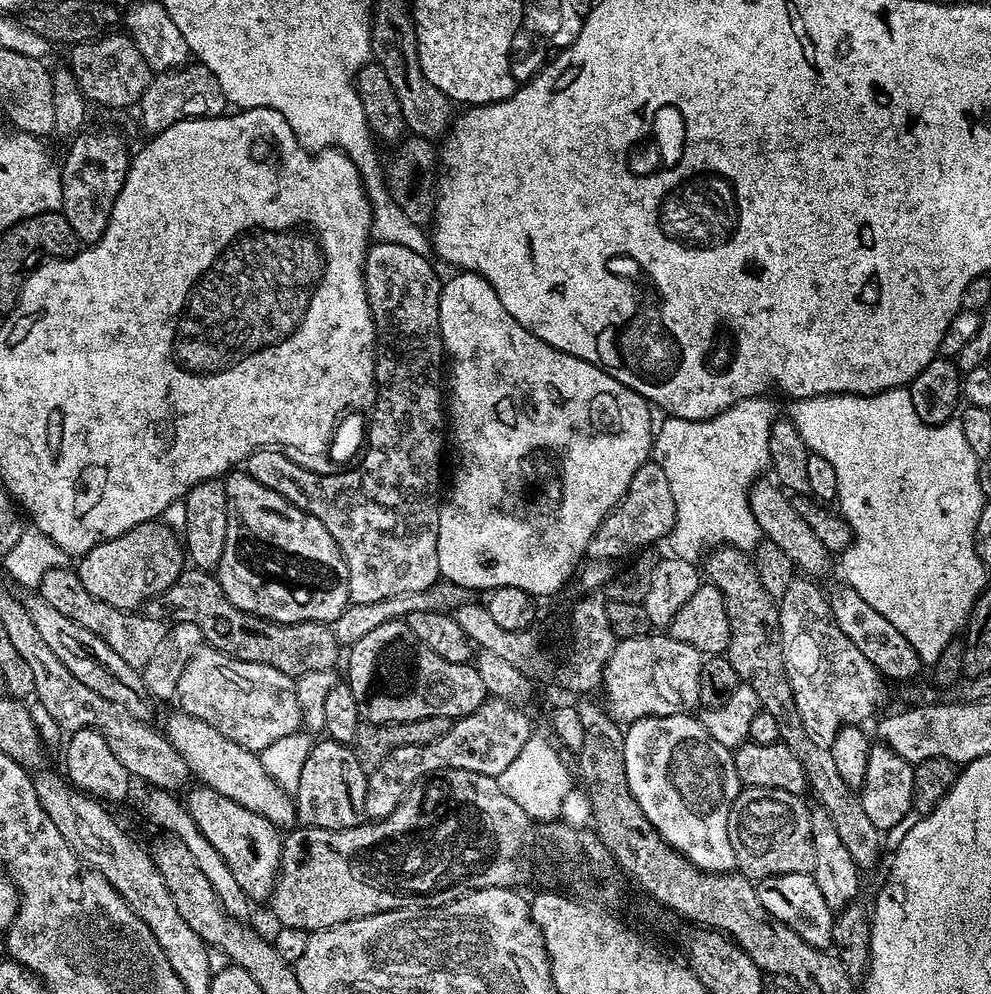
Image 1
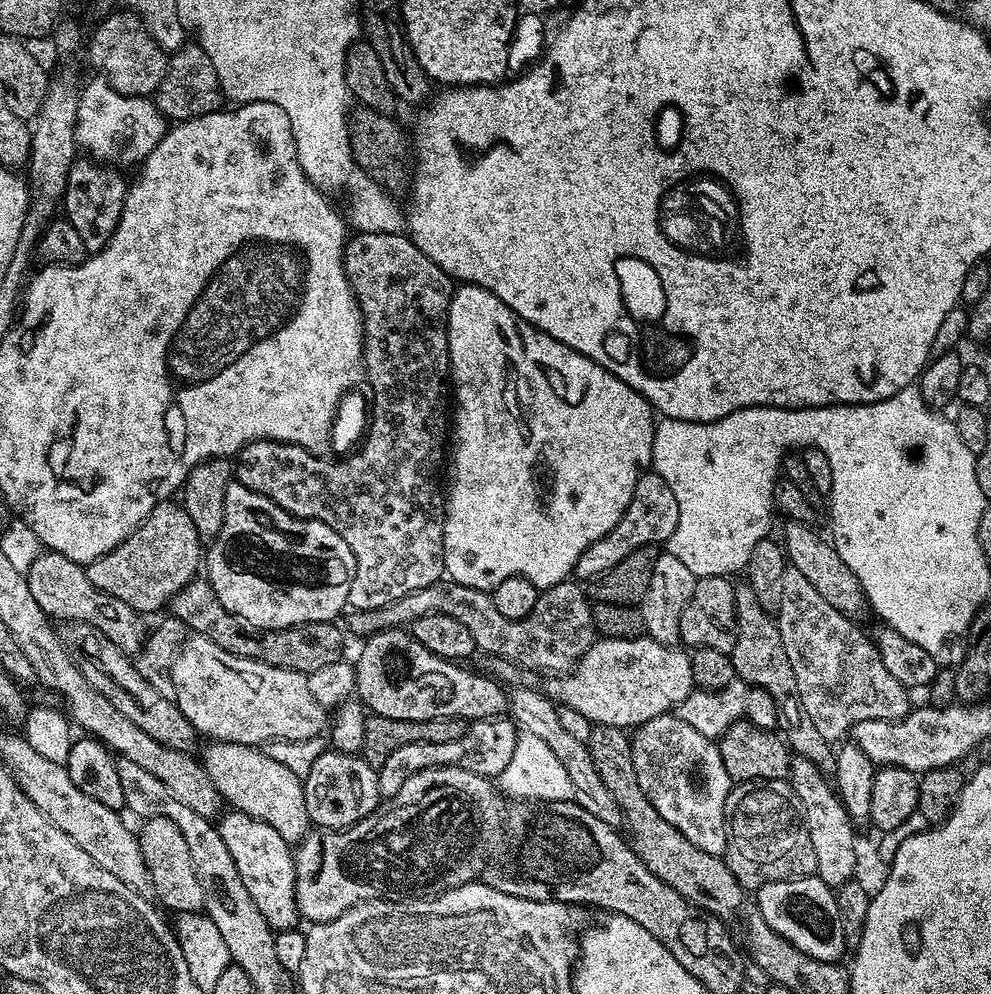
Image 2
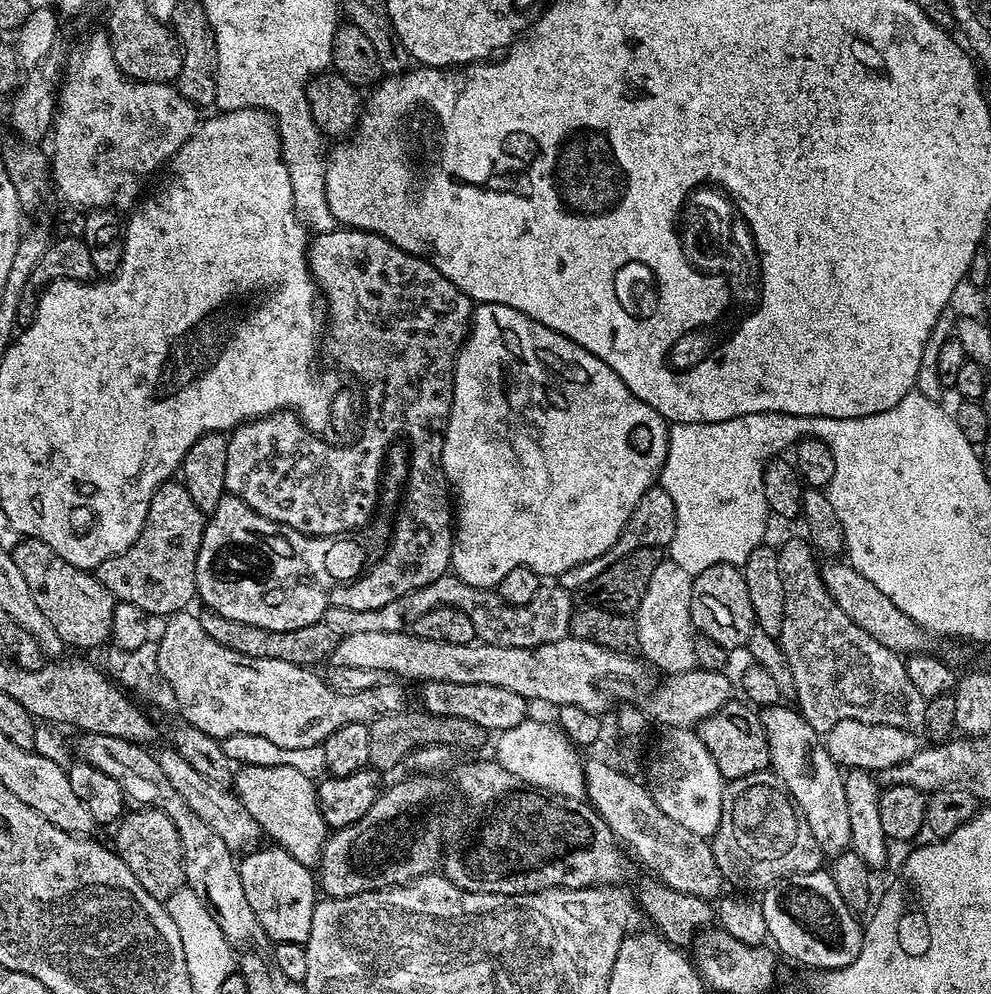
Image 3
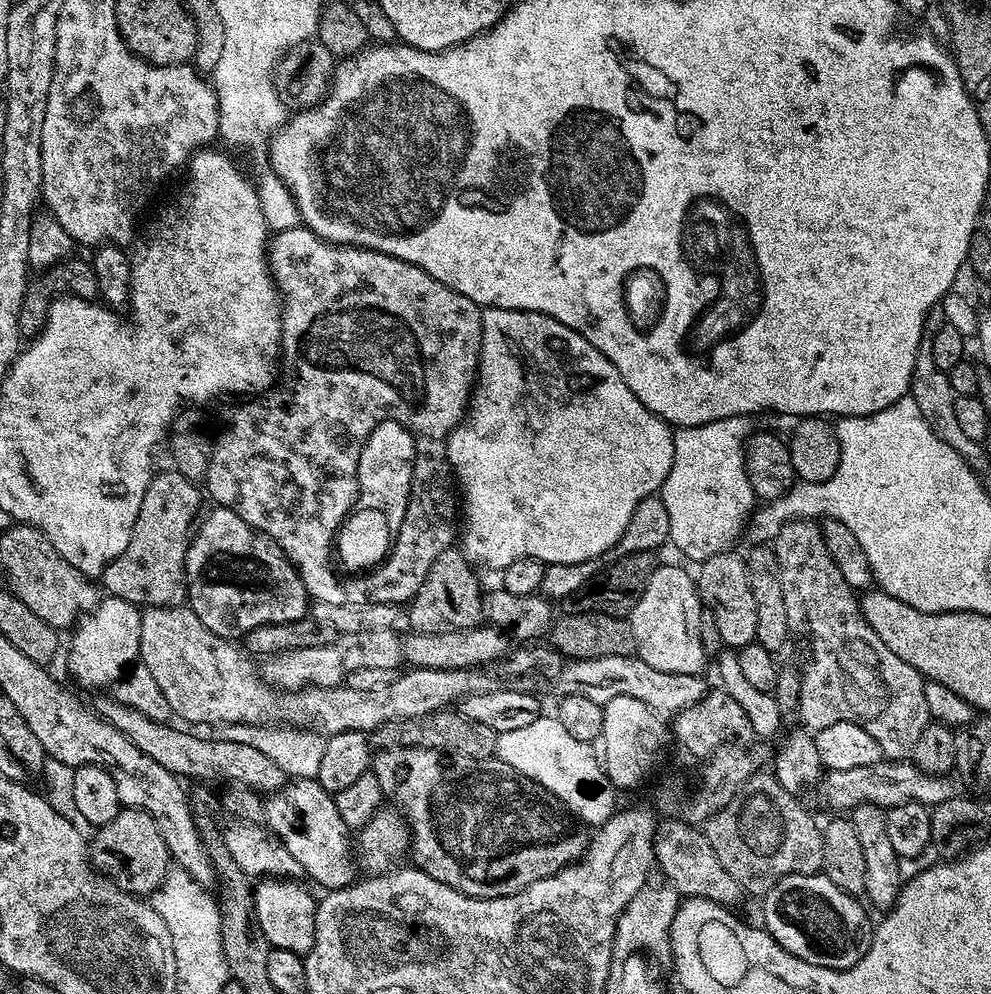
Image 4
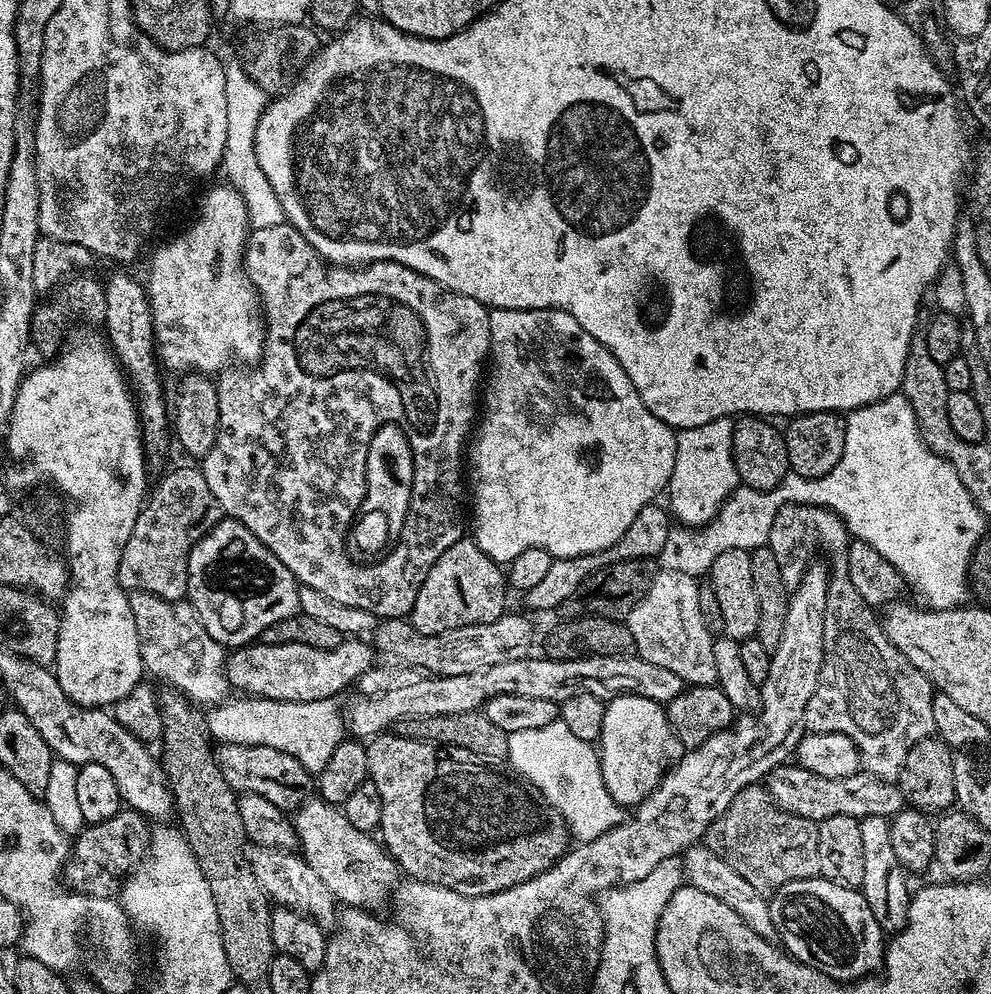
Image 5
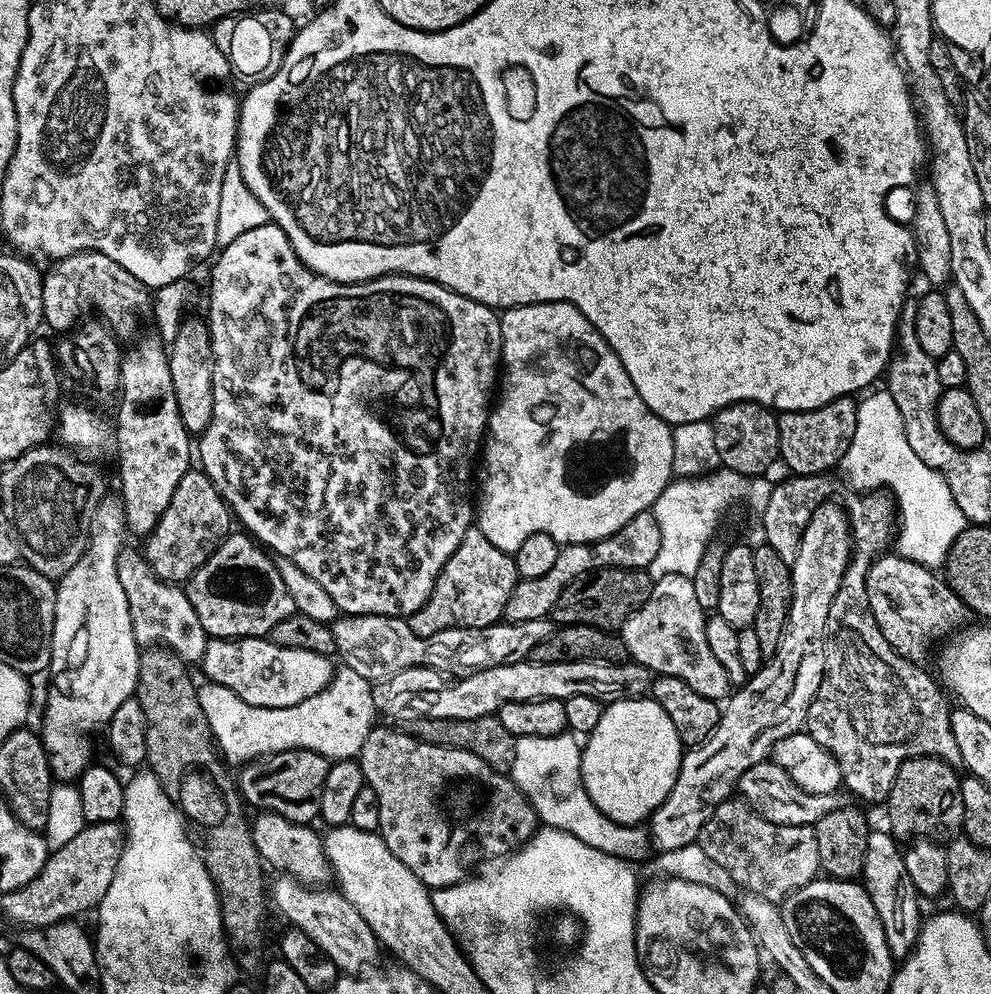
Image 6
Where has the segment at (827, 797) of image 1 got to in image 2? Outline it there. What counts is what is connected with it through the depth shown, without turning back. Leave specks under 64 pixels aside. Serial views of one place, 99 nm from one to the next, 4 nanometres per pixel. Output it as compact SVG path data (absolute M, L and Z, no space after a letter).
M746 582L737 585L735 589L736 638L730 655L737 677L751 687L764 689L770 694L779 712L779 731L789 749L796 756L817 764L821 772L831 773L836 766L836 753L829 740L818 734L814 722L810 722L810 714L806 714L802 706L798 694L798 680L782 645L777 621L771 613L762 609L762 604L755 597L753 588Z

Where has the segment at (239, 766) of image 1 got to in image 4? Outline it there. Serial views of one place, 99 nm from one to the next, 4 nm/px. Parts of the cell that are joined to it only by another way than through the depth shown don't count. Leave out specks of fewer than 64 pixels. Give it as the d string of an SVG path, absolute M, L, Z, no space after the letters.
M296 778L285 783L280 791L271 793L264 800L264 817L267 827L271 828L272 833L282 841L286 850L294 854L294 858L302 866L304 876L312 879L316 884L321 884L321 889L346 888L357 879L358 865L354 859L353 837L350 835L346 822L338 818L338 806L333 793L325 790L318 781Z

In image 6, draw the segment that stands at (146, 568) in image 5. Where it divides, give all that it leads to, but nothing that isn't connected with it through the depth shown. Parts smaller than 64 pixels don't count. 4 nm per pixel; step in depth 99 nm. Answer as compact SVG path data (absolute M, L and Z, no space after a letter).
M190 470L182 474L182 482L178 482L174 498L170 498L170 506L166 506L162 518L158 518L156 527L143 541L142 555L157 578L179 585L192 579L233 528L234 517L214 482L210 482L204 471Z

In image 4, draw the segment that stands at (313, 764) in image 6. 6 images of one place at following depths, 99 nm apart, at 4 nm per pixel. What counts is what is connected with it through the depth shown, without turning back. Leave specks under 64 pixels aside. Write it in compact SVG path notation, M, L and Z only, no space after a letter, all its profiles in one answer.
M111 694L97 696L100 697L97 698L96 704L94 703L94 711L106 722L122 730L122 734L126 734L126 738L130 738L130 742L134 742L134 746L142 750L142 754L154 758L158 766L170 770L177 778L204 776L207 772L213 772L216 776L225 776L233 785L253 788L261 794L278 792L286 783L286 773L282 766L274 762L274 758L262 754L262 750L254 750L254 746L242 742L226 742L219 738L203 740L192 732L172 728L171 723L163 724L154 718L146 718L146 714L138 714L138 710L122 706L122 702L115 700Z

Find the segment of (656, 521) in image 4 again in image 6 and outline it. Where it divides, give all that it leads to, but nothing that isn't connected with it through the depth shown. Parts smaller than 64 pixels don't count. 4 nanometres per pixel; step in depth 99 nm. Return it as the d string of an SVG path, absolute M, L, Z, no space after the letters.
M651 510L638 514L622 526L614 534L604 540L596 540L592 544L563 545L554 561L554 566L542 578L517 579L514 590L504 607L503 619L507 623L530 622L534 618L551 617L554 602L558 602L558 594L566 590L566 586L574 578L596 568L643 568L648 569L654 558L658 556L659 546L662 545L661 531L655 514Z

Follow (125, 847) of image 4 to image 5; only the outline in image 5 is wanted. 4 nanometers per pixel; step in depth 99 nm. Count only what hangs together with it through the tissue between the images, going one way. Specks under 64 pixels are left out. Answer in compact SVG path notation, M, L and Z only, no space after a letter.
M125 807L114 818L106 818L106 822L89 824L78 836L75 837L68 853L68 860L64 864L63 883L71 891L81 892L87 896L111 897L119 889L122 881L143 862L148 855L148 841L150 839L149 821L140 812Z

